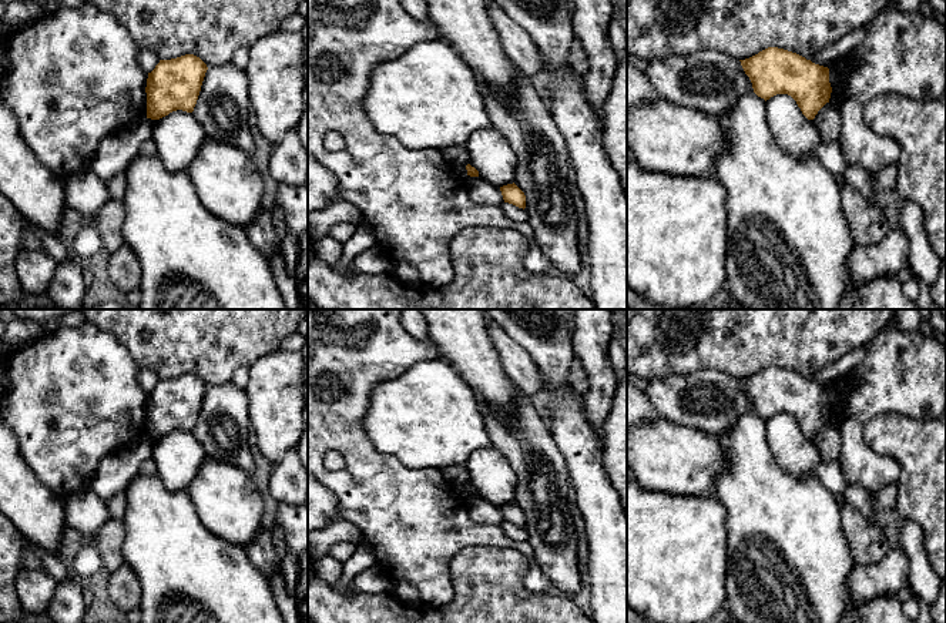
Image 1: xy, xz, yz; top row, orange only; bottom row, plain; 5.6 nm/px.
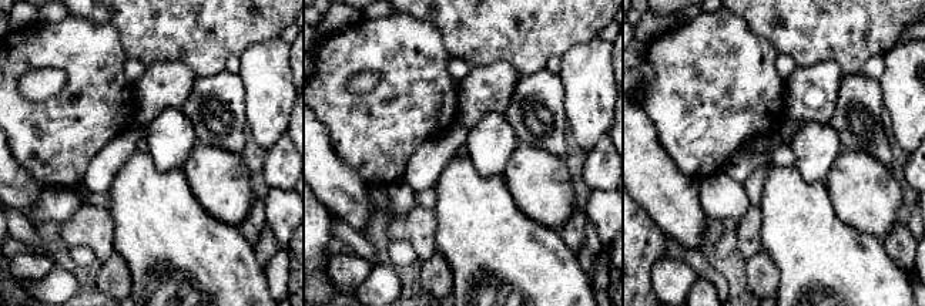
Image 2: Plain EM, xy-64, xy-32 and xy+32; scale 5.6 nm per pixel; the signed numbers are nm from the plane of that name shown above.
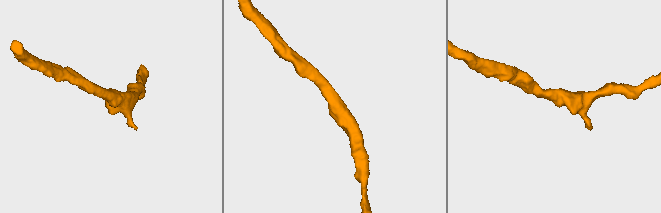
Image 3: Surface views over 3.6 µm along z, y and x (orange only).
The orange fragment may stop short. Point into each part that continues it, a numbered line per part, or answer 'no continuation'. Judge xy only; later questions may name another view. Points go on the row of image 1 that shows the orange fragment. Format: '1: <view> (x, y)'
no continuation

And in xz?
no continuation

